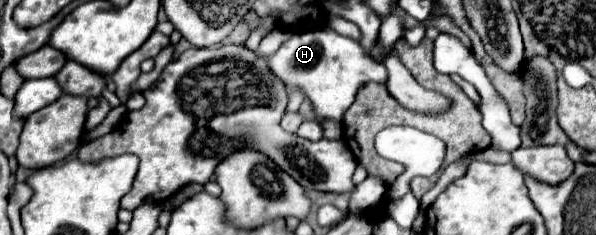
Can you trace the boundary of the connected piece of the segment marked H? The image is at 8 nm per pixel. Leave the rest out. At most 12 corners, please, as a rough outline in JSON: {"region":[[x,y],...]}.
{"region":[[329,26],[295,32],[267,60],[311,102],[297,136],[317,142],[361,84],[387,68]]}

